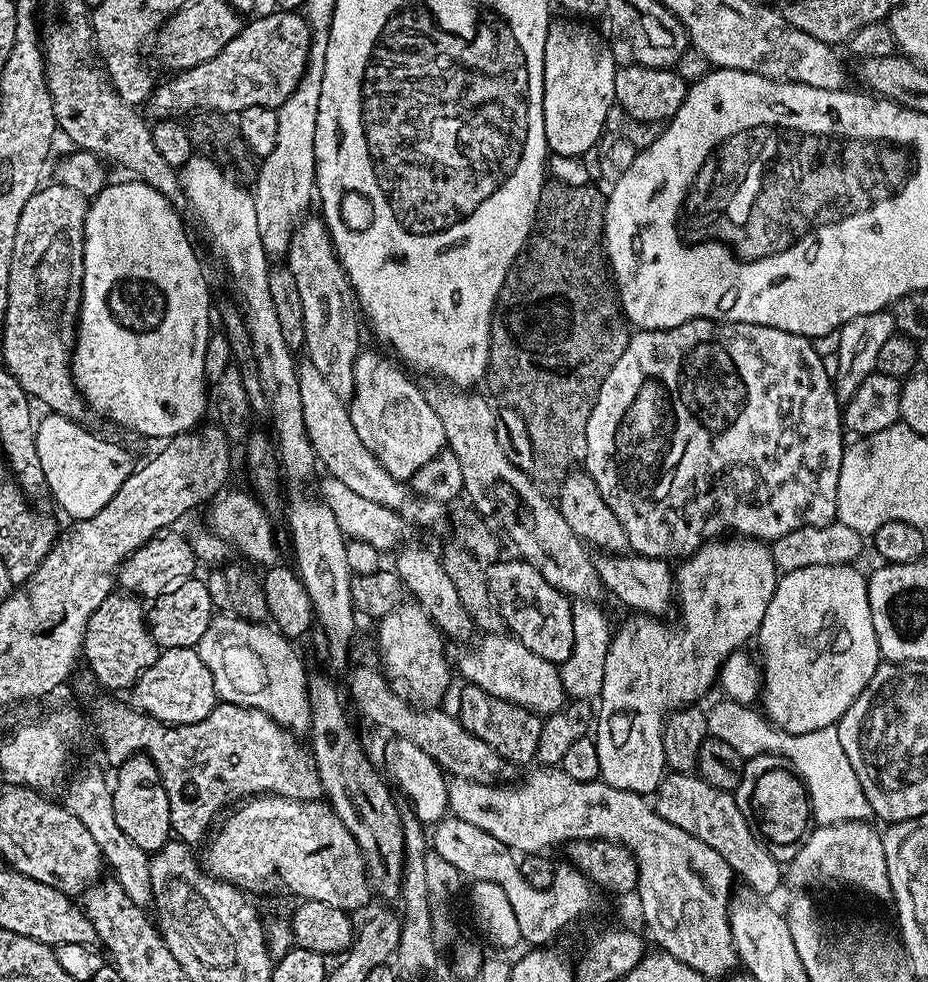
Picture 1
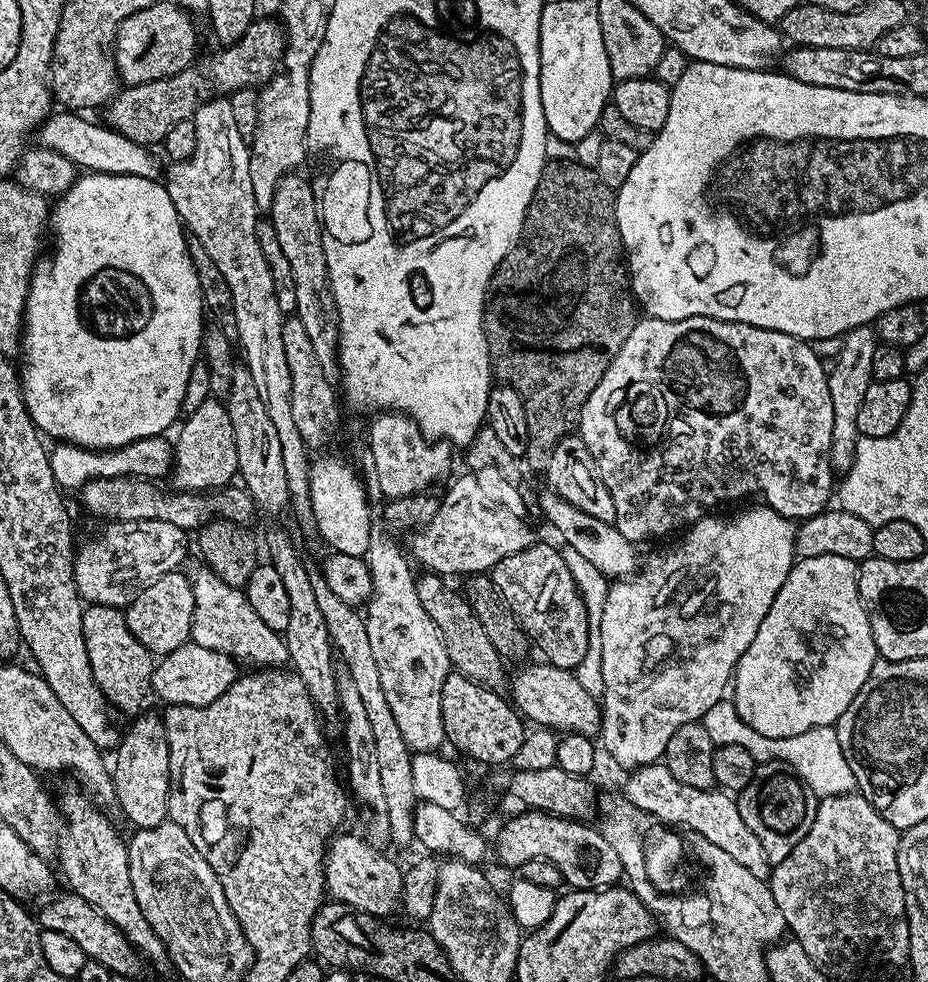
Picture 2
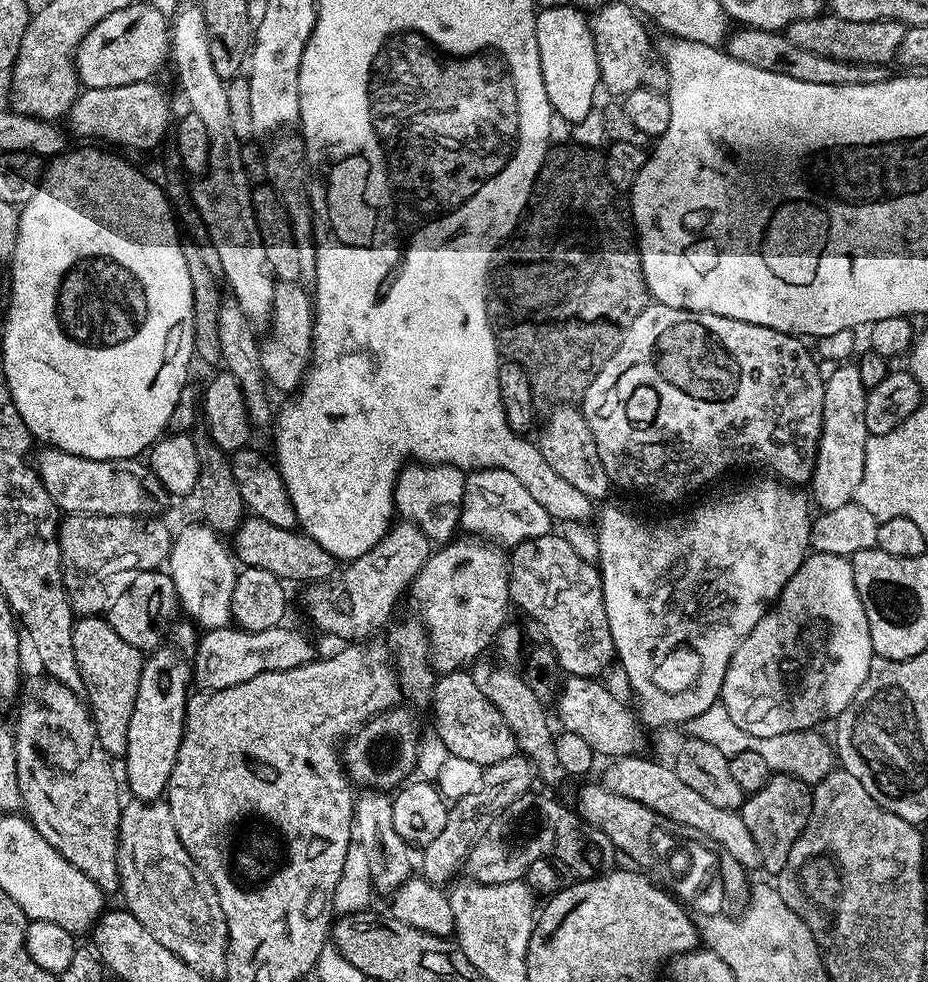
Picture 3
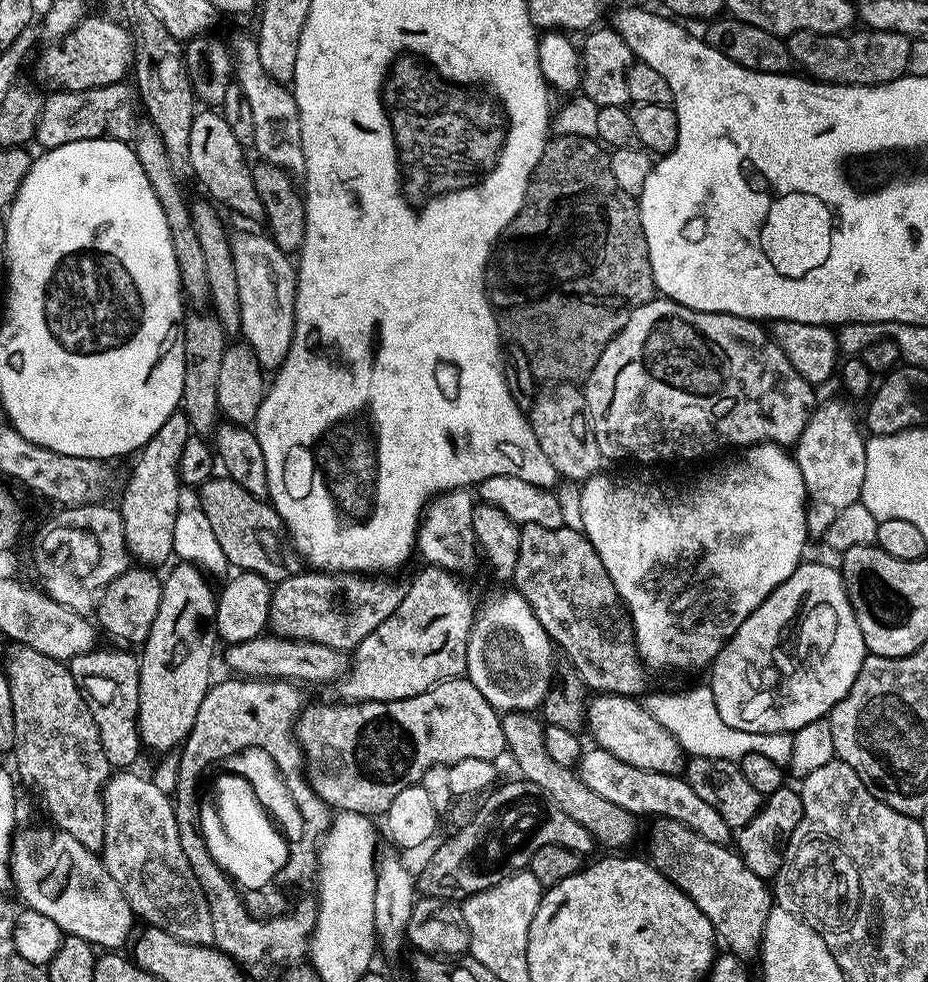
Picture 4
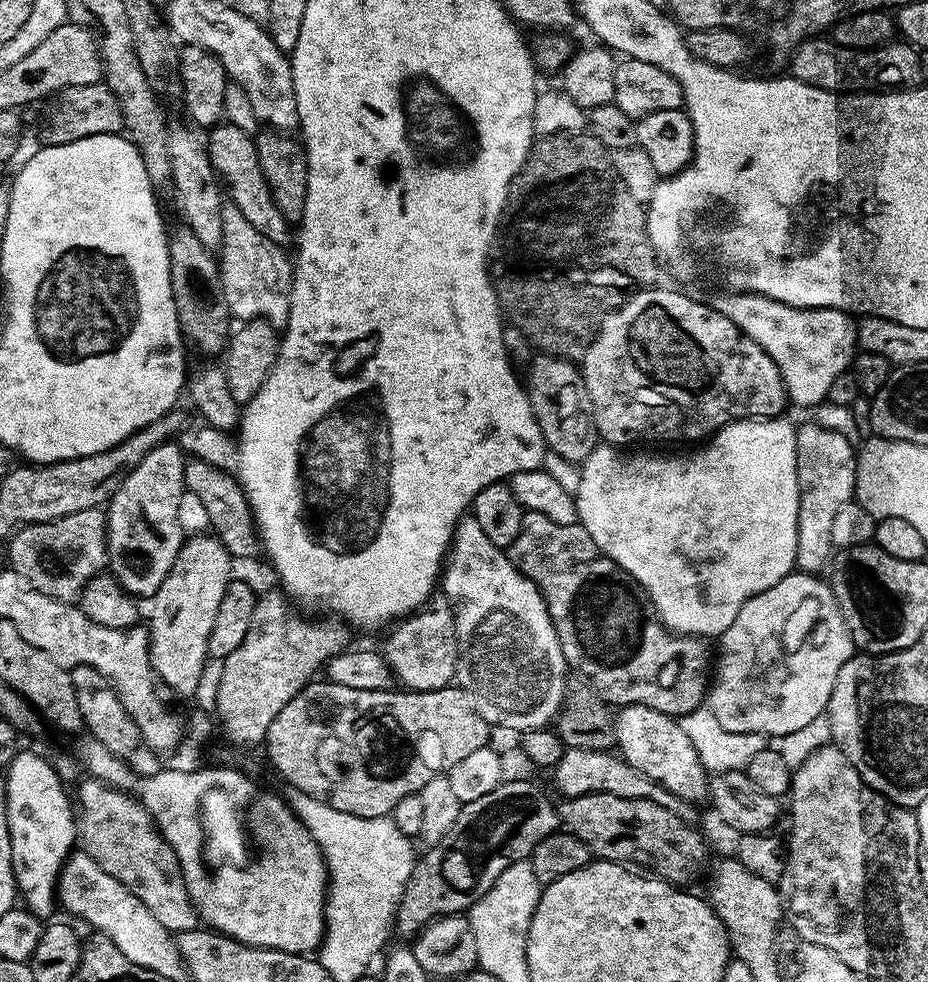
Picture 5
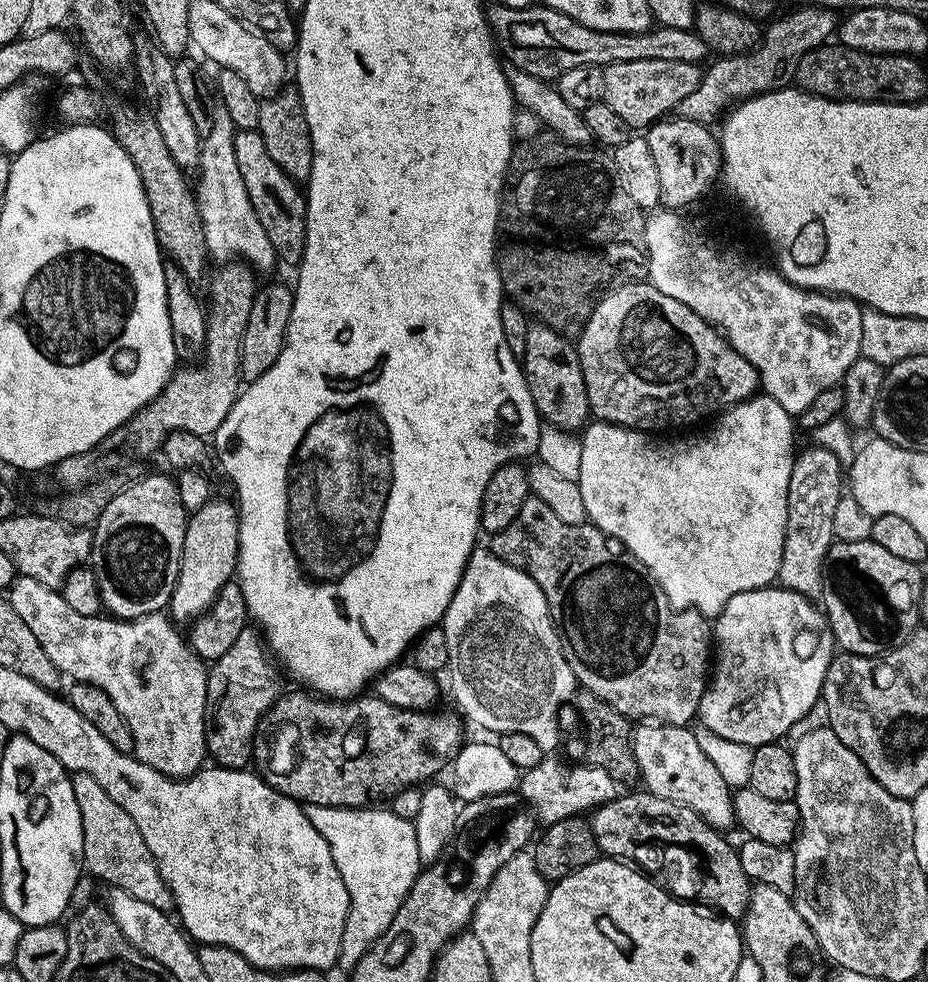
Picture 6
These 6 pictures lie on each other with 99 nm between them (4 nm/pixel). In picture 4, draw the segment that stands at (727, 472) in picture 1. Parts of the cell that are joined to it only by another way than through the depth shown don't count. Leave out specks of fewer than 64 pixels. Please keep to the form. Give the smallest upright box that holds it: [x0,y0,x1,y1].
[582,298,818,464]

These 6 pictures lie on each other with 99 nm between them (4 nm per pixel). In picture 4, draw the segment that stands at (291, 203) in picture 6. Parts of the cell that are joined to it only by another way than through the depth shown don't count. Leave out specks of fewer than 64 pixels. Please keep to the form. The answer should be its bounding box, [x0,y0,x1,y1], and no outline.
[190,110,263,221]

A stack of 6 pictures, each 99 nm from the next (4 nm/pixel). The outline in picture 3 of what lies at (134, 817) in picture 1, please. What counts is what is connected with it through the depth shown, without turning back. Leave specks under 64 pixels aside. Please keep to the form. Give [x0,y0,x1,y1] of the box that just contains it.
[122,622,198,802]

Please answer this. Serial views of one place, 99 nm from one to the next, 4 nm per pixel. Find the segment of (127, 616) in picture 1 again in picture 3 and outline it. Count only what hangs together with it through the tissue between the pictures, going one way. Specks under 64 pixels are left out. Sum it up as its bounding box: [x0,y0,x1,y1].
[73,615,146,758]

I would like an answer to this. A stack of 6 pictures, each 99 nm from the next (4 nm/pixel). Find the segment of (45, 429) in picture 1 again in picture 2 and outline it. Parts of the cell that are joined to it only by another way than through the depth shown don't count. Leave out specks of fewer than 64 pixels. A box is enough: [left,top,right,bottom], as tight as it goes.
[50,435,174,489]

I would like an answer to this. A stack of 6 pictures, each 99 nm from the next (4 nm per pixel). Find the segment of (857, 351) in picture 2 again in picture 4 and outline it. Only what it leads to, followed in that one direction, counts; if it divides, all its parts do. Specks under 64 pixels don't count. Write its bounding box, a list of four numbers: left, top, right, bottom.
[794,400,866,538]

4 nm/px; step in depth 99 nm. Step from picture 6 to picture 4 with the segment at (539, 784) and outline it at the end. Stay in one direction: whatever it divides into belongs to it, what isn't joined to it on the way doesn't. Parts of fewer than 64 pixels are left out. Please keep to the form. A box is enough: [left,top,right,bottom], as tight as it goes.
[578,747,733,844]

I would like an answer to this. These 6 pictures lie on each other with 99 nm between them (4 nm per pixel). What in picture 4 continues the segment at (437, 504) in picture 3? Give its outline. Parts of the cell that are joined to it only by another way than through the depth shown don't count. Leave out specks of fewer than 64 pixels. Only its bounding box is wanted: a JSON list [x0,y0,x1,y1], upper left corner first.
[416,488,478,574]

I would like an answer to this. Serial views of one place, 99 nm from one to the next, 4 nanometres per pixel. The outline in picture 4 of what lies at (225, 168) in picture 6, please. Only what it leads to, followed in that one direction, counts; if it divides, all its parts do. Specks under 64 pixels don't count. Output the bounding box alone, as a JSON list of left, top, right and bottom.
[232,232,296,370]

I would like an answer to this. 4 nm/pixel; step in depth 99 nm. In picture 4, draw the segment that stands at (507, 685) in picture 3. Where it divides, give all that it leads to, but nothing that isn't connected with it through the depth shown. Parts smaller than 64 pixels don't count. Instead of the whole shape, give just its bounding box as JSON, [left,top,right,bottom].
[500,712,637,850]

